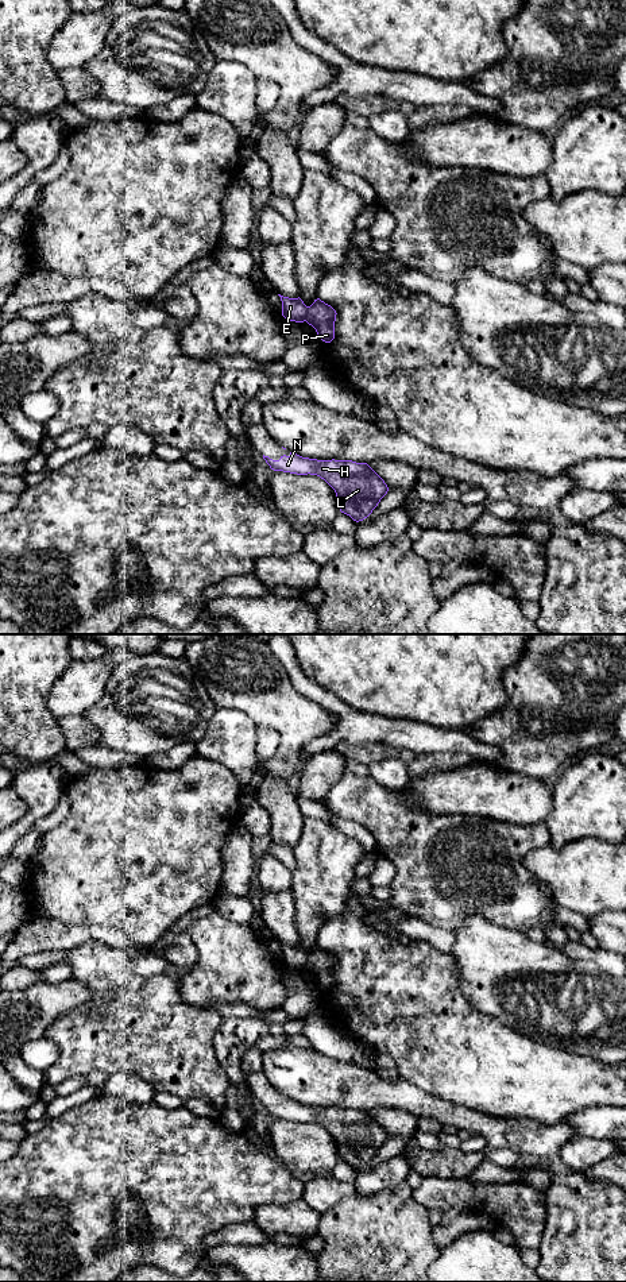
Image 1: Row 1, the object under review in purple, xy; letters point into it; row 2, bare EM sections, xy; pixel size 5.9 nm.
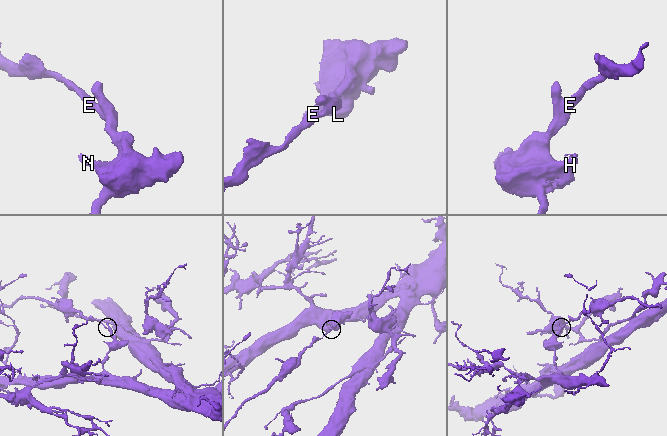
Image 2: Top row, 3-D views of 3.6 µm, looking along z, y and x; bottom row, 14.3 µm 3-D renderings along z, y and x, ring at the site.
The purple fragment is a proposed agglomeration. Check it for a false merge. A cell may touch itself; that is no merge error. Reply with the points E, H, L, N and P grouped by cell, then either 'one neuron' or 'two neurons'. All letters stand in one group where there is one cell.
E / H L N P | two neurons

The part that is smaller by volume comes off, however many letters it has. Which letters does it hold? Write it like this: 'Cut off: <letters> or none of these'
Cut off: E

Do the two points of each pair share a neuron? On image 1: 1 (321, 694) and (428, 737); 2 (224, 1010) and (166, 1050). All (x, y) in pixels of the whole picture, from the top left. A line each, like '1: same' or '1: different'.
1: same
2: different

